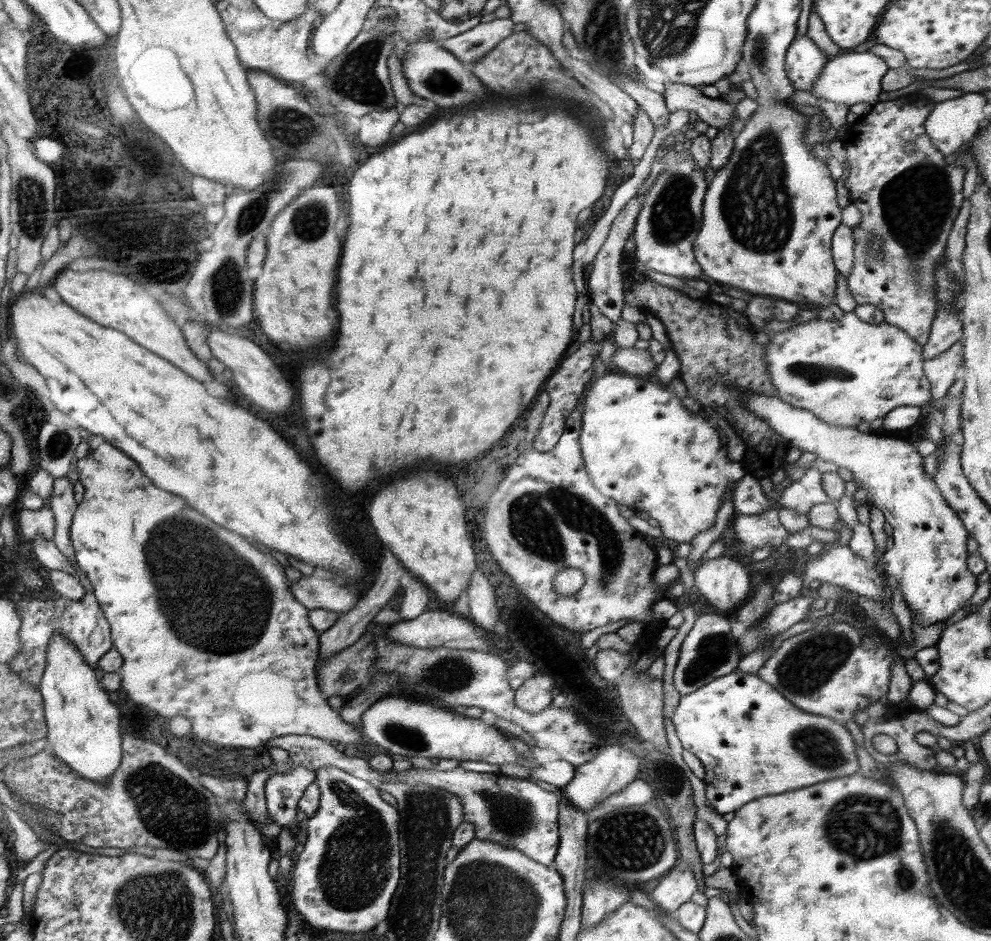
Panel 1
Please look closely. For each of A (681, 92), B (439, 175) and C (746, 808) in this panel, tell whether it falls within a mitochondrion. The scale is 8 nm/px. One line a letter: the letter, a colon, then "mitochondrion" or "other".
A: other
B: other
C: other

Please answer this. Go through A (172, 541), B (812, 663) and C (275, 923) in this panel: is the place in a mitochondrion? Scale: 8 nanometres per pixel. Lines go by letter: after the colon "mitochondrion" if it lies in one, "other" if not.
A: mitochondrion
B: mitochondrion
C: other

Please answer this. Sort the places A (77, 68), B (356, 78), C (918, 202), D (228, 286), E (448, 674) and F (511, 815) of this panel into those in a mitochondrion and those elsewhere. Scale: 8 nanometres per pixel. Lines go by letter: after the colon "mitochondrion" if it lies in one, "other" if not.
A: other
B: mitochondrion
C: mitochondrion
D: mitochondrion
E: mitochondrion
F: mitochondrion

